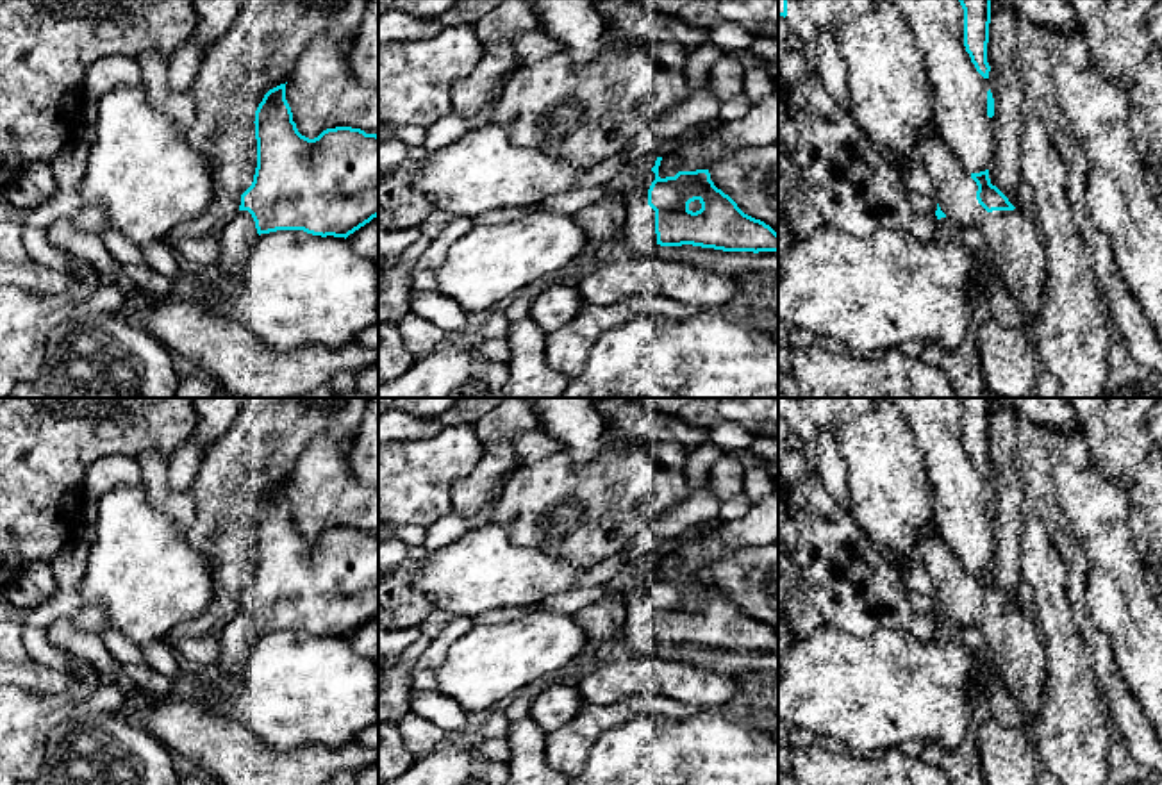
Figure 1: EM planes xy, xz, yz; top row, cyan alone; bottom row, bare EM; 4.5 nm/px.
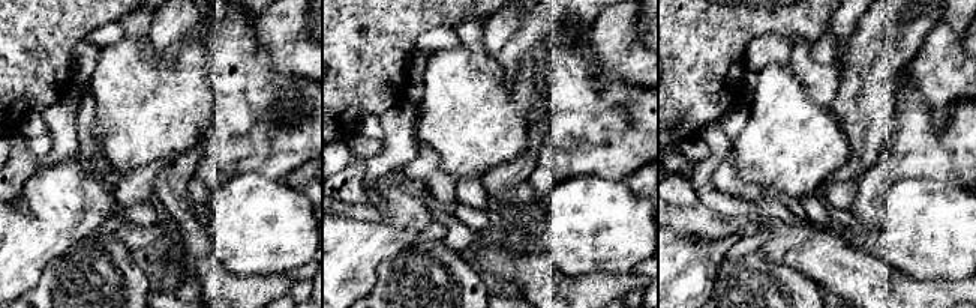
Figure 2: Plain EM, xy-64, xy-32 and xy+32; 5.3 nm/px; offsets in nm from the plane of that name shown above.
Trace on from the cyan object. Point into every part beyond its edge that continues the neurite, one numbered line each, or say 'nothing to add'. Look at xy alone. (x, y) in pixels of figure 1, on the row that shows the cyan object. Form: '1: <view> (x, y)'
1: xy (238, 238)

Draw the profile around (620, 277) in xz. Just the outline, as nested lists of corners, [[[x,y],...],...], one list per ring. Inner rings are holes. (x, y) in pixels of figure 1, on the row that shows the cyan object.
[[[607,255],[602,266],[575,284],[584,303],[616,305],[639,294],[680,302],[691,312],[719,309],[739,294],[739,277],[707,271],[659,255]]]

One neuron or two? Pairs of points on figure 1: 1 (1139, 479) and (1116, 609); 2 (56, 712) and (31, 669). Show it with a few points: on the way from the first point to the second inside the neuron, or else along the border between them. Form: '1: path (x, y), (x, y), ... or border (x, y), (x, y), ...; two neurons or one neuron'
1: border (1109, 479), (1127, 495), (1132, 514); two neurons
2: border (70, 680), (65, 689), (50, 693), (18, 685); two neurons

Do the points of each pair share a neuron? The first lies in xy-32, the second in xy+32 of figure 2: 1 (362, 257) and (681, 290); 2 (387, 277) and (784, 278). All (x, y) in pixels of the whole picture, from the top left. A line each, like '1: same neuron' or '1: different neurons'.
1: same neuron
2: same neuron

